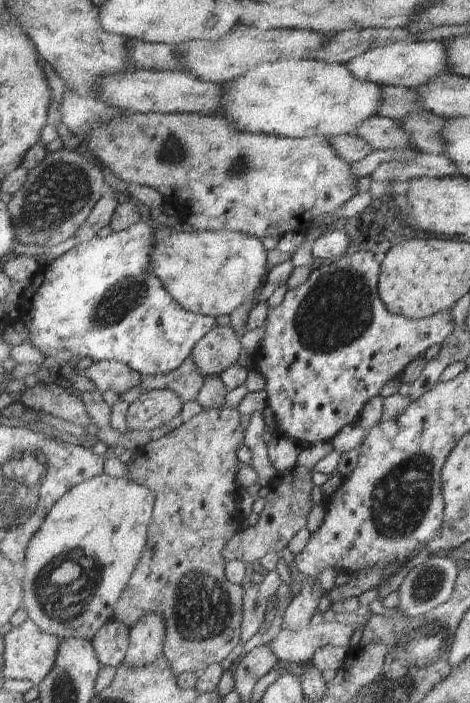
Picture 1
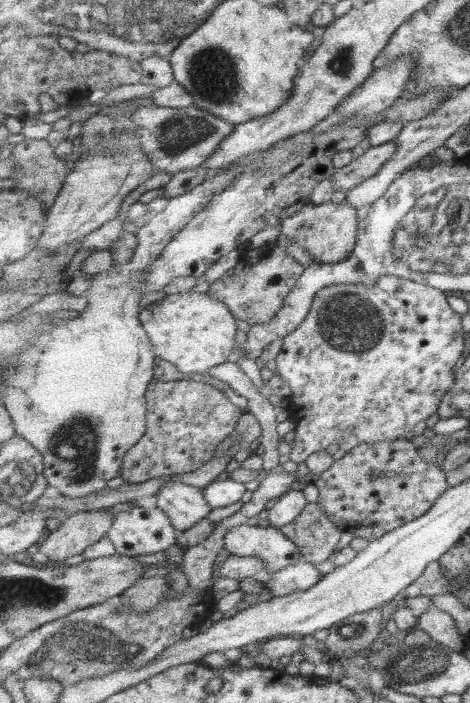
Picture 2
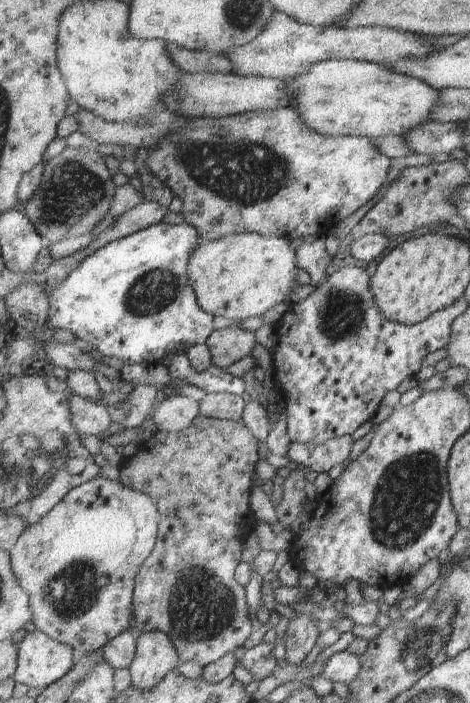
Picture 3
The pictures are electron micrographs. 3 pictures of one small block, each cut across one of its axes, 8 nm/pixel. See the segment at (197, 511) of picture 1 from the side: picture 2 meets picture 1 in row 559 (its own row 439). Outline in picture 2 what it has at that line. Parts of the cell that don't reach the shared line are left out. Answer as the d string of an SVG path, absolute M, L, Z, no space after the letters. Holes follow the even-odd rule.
M153 379L147 395L148 429L125 458L120 476L126 483L143 483L153 478L200 470L233 436L245 413L227 398L225 392L195 379L166 382Z

